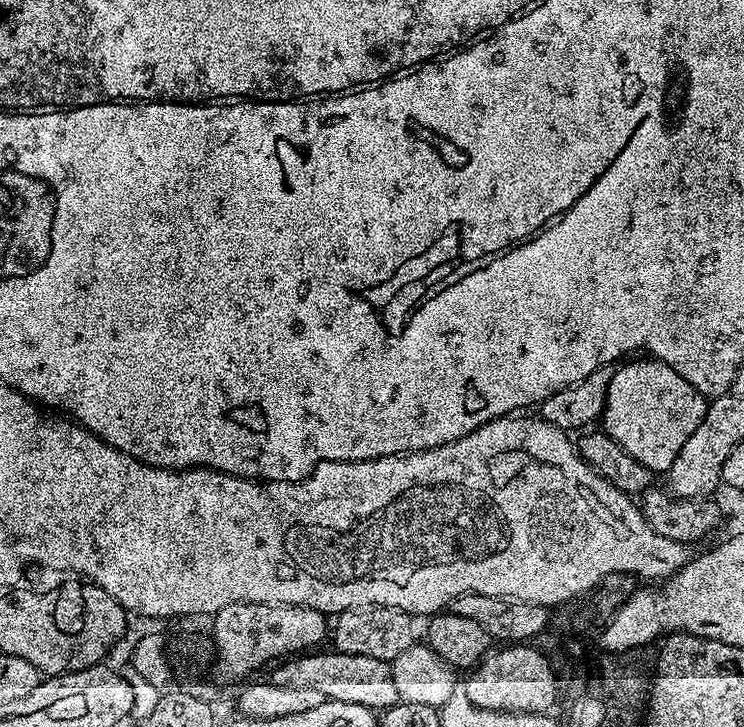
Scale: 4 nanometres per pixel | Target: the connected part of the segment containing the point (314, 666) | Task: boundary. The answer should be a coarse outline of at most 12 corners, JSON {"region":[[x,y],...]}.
{"region":[[316,650],[271,683],[373,710],[401,703],[389,661]]}

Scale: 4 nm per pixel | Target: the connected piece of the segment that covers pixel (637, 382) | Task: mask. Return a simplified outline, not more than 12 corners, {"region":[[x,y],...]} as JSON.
{"region":[[660,360],[613,371],[602,431],[666,474],[709,401]]}

